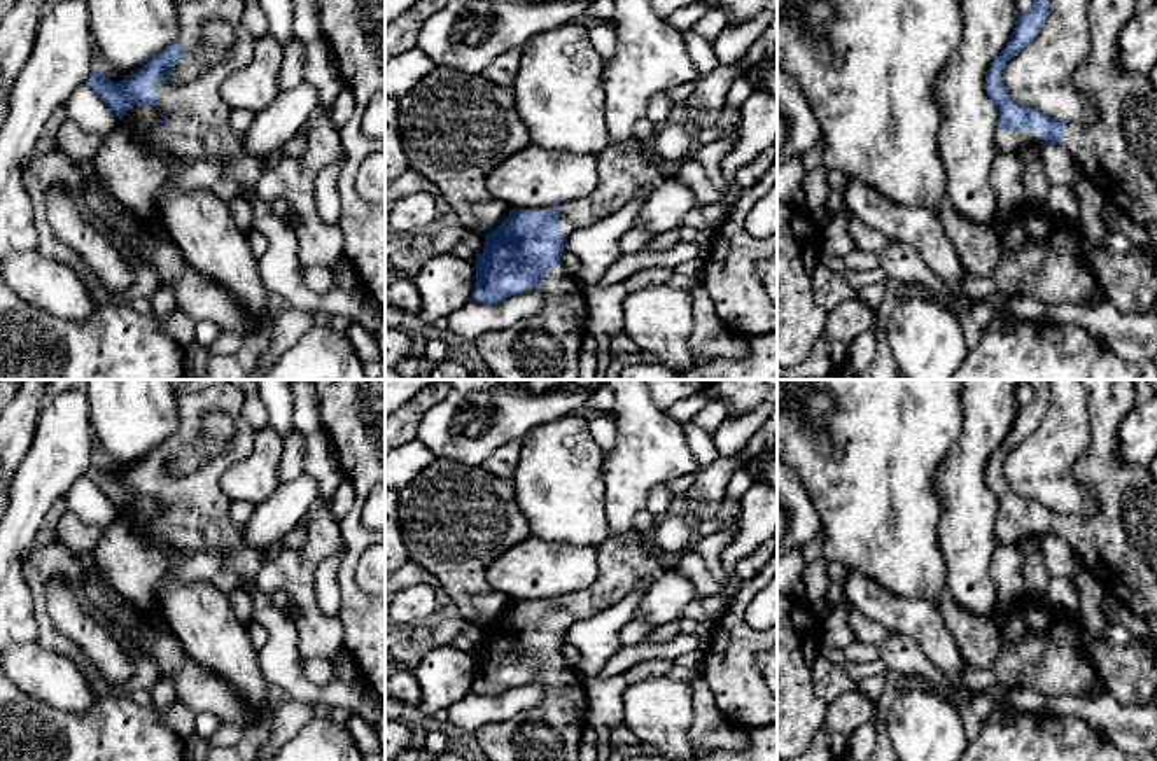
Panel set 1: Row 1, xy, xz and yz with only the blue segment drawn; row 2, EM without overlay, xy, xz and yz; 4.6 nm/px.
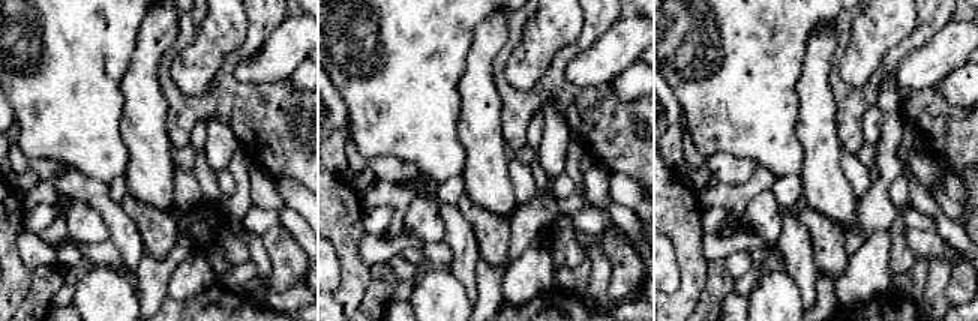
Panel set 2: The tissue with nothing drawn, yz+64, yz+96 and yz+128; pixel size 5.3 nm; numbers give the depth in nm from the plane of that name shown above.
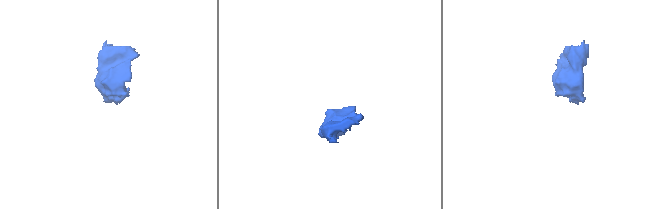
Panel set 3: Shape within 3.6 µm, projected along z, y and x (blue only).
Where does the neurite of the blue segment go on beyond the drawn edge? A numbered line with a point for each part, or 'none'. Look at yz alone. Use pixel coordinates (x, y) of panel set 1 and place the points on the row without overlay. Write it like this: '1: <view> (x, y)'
1: yz (1010, 534)

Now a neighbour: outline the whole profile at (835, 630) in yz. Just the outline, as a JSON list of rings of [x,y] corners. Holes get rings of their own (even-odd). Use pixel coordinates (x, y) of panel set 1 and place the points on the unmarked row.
[[[844,598],[835,604],[831,614],[819,623],[819,639],[838,649],[856,647],[852,630],[849,626],[849,614],[852,605]]]

